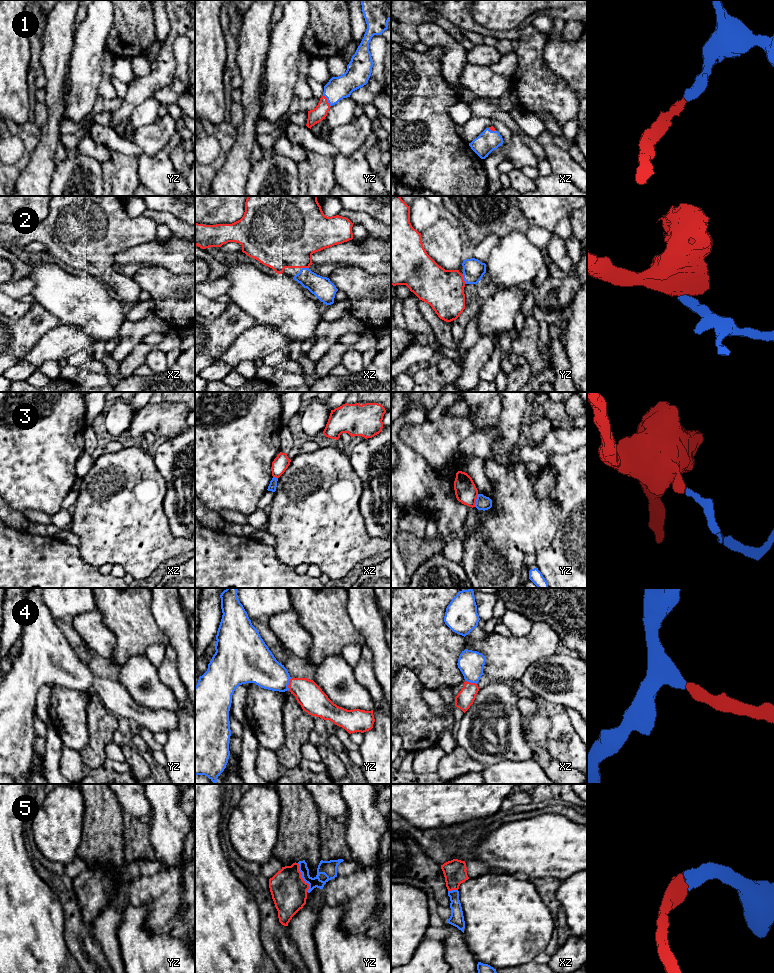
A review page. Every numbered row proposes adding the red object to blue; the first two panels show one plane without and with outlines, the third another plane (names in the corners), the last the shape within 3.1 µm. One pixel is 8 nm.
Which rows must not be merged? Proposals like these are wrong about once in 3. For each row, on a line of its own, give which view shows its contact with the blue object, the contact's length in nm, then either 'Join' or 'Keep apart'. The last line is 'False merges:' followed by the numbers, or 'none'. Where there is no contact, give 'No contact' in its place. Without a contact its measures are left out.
1: Touches blue in yz. Shared border 110 nm. Join
2: Touches blue in yz. Shared border 80 nm. Join
3: Touches blue in yz. Shared border 110 nm. Keep apart
4: Touches blue in yz. Shared border 100 nm. Join
5: Touches blue in yz. Shared border 240 nm. Join
False merges: 3

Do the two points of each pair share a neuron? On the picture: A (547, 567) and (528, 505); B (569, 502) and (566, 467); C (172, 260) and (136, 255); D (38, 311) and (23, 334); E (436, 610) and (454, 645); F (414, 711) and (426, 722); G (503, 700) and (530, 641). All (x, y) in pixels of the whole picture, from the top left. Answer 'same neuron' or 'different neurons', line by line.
A: different neurons
B: same neuron
C: same neuron
D: same neuron
E: same neuron
F: same neuron
G: different neurons

